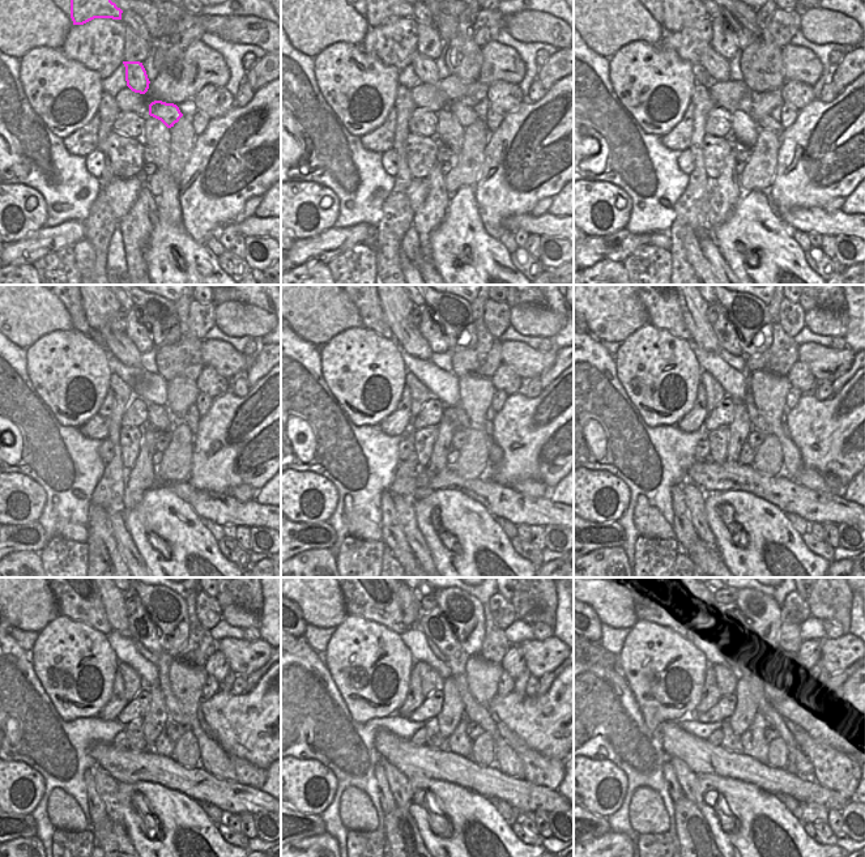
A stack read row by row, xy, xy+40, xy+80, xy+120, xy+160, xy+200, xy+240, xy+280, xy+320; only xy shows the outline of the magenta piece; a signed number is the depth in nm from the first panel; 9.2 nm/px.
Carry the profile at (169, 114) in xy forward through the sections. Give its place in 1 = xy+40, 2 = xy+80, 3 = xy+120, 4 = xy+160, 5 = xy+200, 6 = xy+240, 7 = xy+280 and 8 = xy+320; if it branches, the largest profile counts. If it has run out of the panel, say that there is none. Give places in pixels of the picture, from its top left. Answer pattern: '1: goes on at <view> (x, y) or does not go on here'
1: goes on at xy+40 (465, 115)
2: goes on at xy+80 (763, 122)
3: goes on at xy+120 (190, 421)
4: goes on at xy+160 (488, 426)
5: goes on at xy+200 (787, 434)
6: goes on at xy+240 (204, 727)
7: goes on at xy+280 (542, 771)
8: goes on at xy+320 (836, 768)

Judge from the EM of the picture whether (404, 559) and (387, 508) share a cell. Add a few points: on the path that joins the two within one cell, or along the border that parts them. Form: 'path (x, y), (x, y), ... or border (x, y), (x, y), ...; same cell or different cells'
path (399, 546), (390, 521); same cell

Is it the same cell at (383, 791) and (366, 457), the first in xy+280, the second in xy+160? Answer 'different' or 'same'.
different

